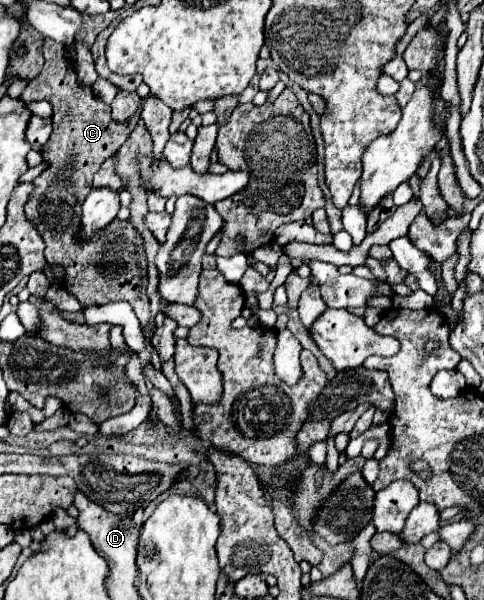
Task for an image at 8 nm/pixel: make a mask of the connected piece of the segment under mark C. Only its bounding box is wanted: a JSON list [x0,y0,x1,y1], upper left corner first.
[22,39,150,327]

